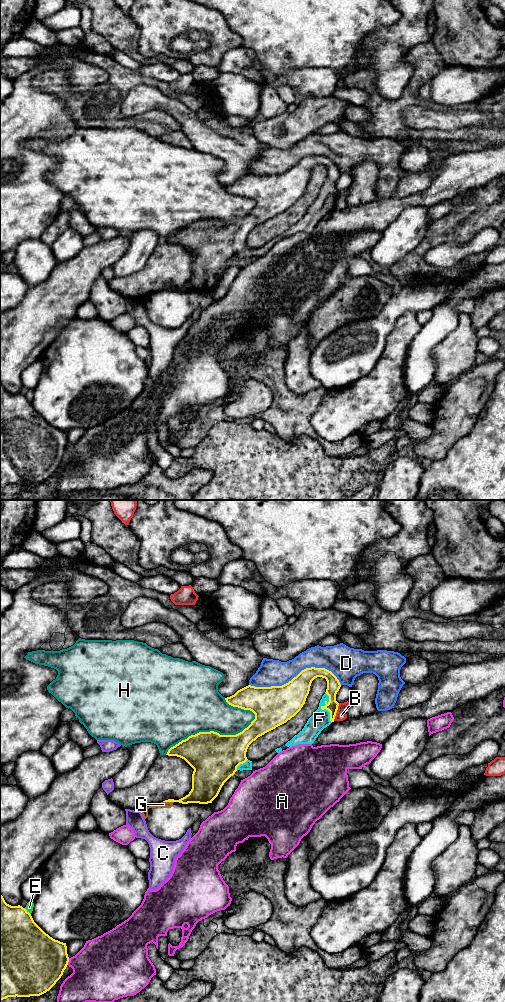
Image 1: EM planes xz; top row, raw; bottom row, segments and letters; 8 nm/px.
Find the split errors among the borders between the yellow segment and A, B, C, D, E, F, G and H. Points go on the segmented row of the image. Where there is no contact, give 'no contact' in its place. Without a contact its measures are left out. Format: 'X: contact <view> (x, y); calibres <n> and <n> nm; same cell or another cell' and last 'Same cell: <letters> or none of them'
A: contact xz (68, 961); calibres 440 and 420 nm; another cell
B: contact xz (336, 712); calibres 110 and 90 nm; another cell
C: contact xz (140, 811); calibres 20 and 140 nm; another cell
D: contact xz (297, 675); calibres 280 and 220 nm; another cell
E: contact xz (26, 911); calibres 480 and 60 nm; another cell
F: contact xz (322, 709); calibres 200 and 150 nm; same cell
G: contact xz (168, 801); calibres 140 and 50 nm; another cell
H: contact xz (211, 731); calibres 380 and 440 nm; another cell
Same cell: F

